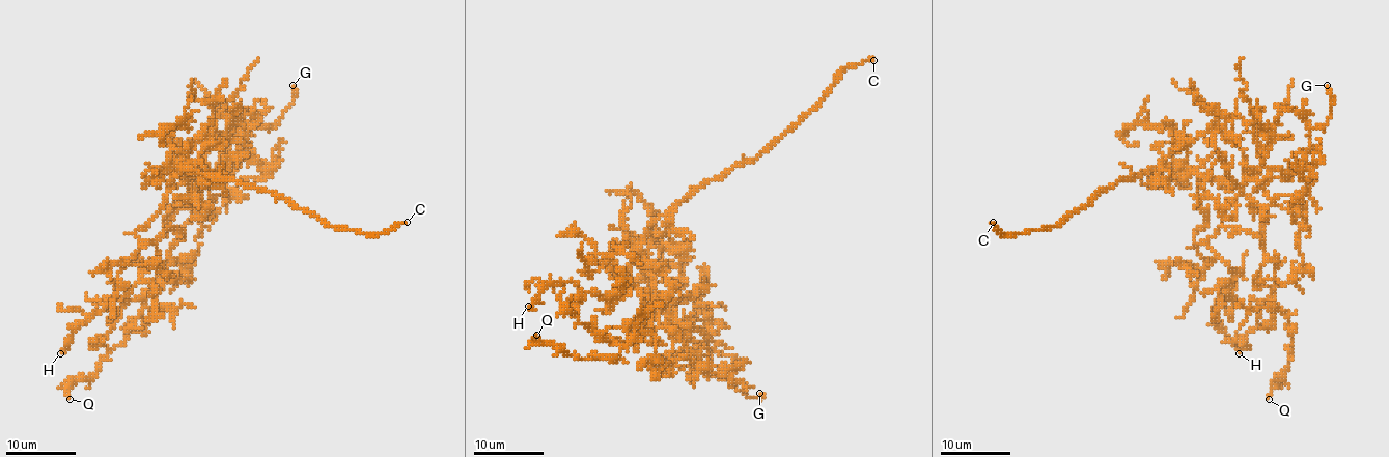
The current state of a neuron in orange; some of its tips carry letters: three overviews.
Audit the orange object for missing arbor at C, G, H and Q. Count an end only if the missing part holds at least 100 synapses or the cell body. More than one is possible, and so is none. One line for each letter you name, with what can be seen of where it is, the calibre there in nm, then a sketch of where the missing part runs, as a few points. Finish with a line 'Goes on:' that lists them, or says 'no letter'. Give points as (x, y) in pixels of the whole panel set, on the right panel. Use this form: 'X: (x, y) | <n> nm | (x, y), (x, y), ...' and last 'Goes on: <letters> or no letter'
C: (993, 222) | 200 nm
Goes on: C

